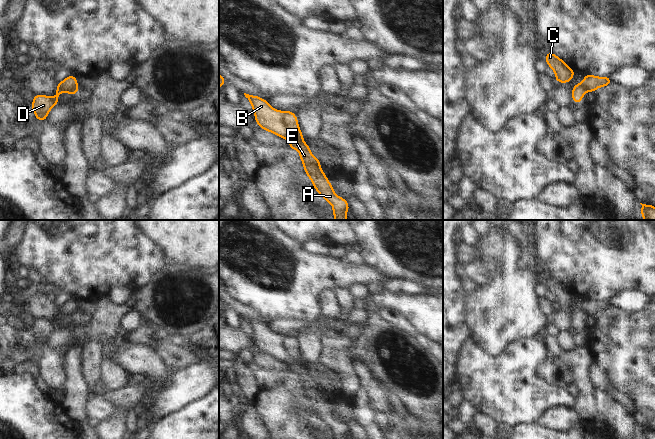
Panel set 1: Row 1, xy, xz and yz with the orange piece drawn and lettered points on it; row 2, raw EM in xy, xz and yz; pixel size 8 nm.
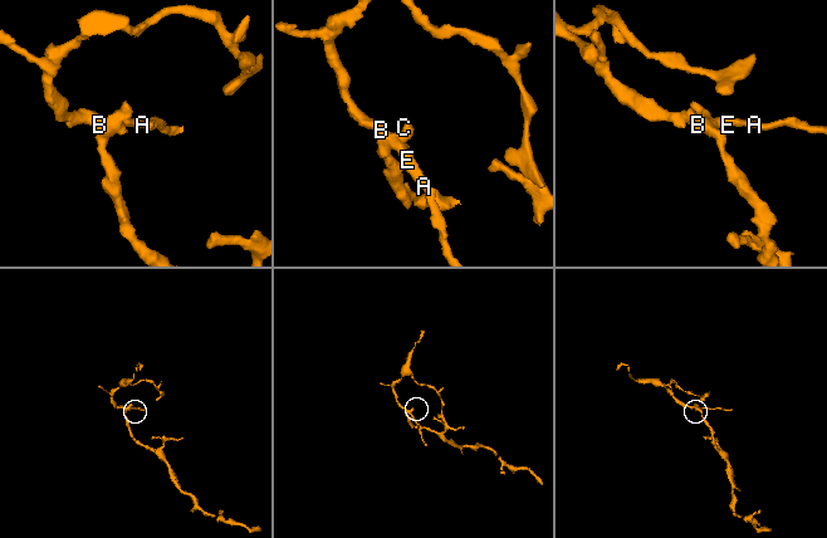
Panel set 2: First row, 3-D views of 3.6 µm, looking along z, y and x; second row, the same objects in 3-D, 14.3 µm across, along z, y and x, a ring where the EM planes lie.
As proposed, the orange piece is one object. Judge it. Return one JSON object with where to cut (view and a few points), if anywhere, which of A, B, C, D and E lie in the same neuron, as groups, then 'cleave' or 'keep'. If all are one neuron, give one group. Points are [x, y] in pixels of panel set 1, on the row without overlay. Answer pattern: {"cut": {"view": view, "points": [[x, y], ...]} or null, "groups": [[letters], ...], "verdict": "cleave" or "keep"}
{"cut": {"view": "xz", "points": [[282, 336], [282, 346], [285, 351], [302, 363]]}, "groups": [["A", "B", "D", "E"], ["C"]], "verdict": "cleave"}

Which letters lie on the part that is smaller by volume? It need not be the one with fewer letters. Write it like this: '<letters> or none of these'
C.

